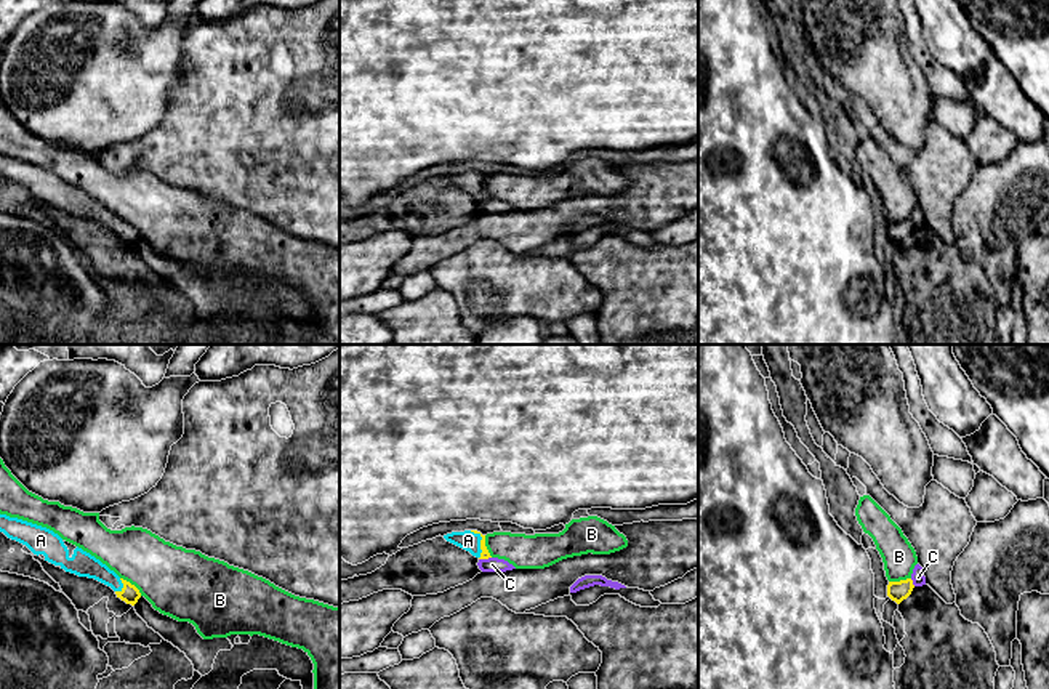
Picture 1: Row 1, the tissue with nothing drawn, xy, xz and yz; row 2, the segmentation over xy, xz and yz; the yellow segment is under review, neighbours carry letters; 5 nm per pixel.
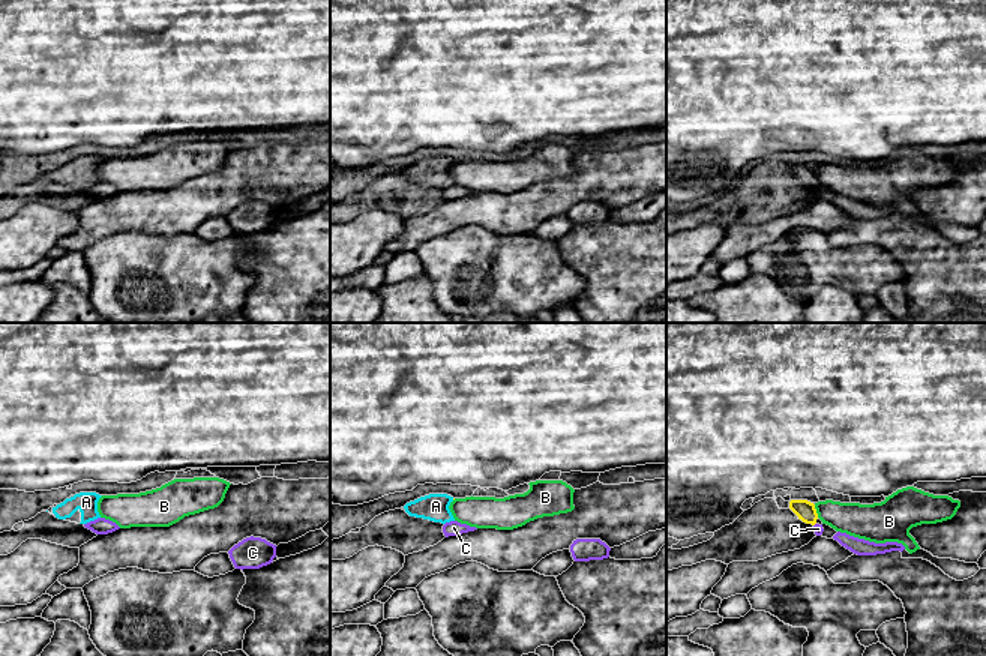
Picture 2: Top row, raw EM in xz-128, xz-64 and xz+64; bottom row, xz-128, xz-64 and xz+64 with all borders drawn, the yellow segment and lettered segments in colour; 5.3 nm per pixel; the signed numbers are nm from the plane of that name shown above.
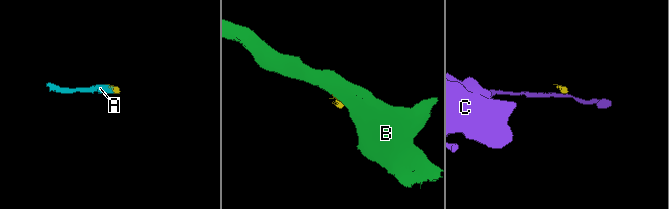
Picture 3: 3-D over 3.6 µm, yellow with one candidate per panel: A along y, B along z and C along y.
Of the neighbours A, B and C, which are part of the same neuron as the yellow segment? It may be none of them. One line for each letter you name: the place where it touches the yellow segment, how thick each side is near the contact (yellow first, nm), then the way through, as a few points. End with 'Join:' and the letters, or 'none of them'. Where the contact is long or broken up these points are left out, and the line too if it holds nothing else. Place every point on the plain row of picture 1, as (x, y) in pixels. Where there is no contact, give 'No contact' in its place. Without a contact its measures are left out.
A: Touches yellow at xz (481, 183). Thickness 50 nm (yellow) against 100 nm. Path across: xz (484, 196), (481, 183), (468, 181)
Join: A

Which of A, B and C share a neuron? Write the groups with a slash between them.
A / B / C

